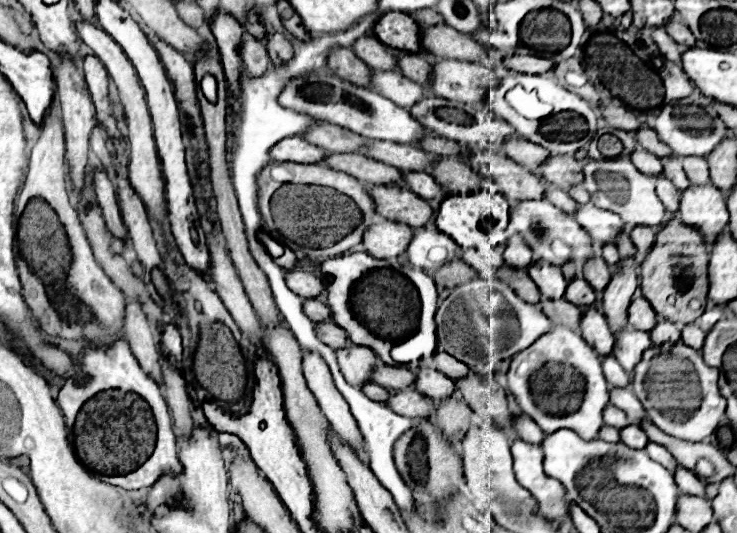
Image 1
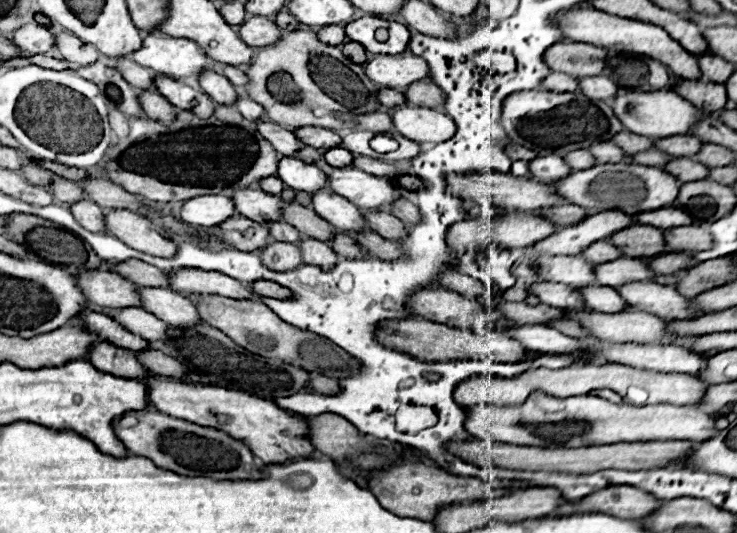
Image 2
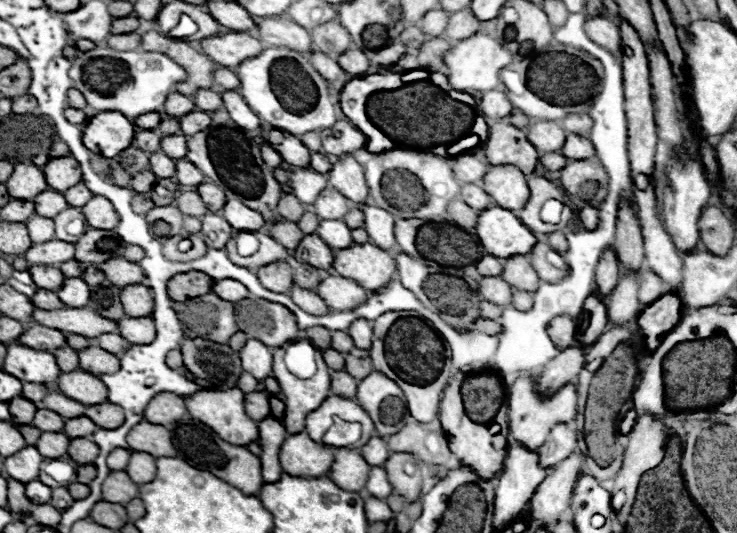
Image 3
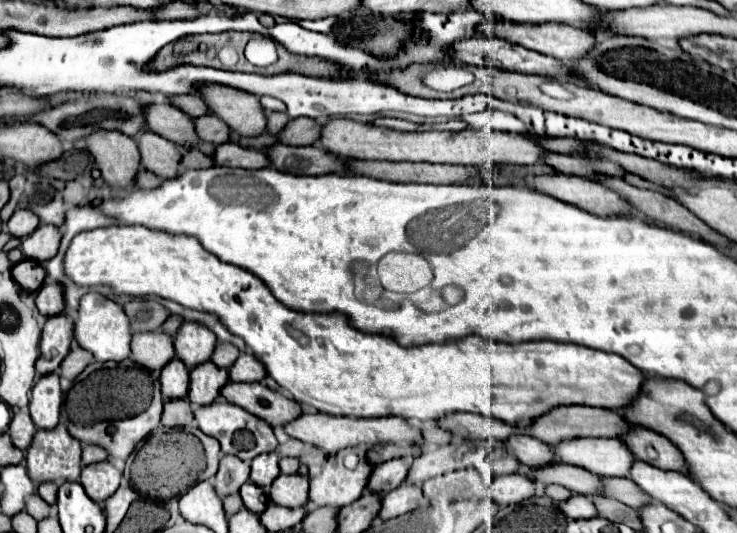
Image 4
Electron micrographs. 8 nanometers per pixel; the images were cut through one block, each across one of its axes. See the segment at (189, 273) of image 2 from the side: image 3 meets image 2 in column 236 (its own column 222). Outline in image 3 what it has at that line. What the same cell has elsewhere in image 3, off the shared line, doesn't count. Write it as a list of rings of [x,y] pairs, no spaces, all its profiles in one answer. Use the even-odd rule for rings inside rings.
[[[236,280],[216,282],[216,286],[212,288],[212,292],[214,294],[220,294],[220,298],[228,298],[228,302],[240,302],[240,298],[248,298],[246,286],[242,286]]]

